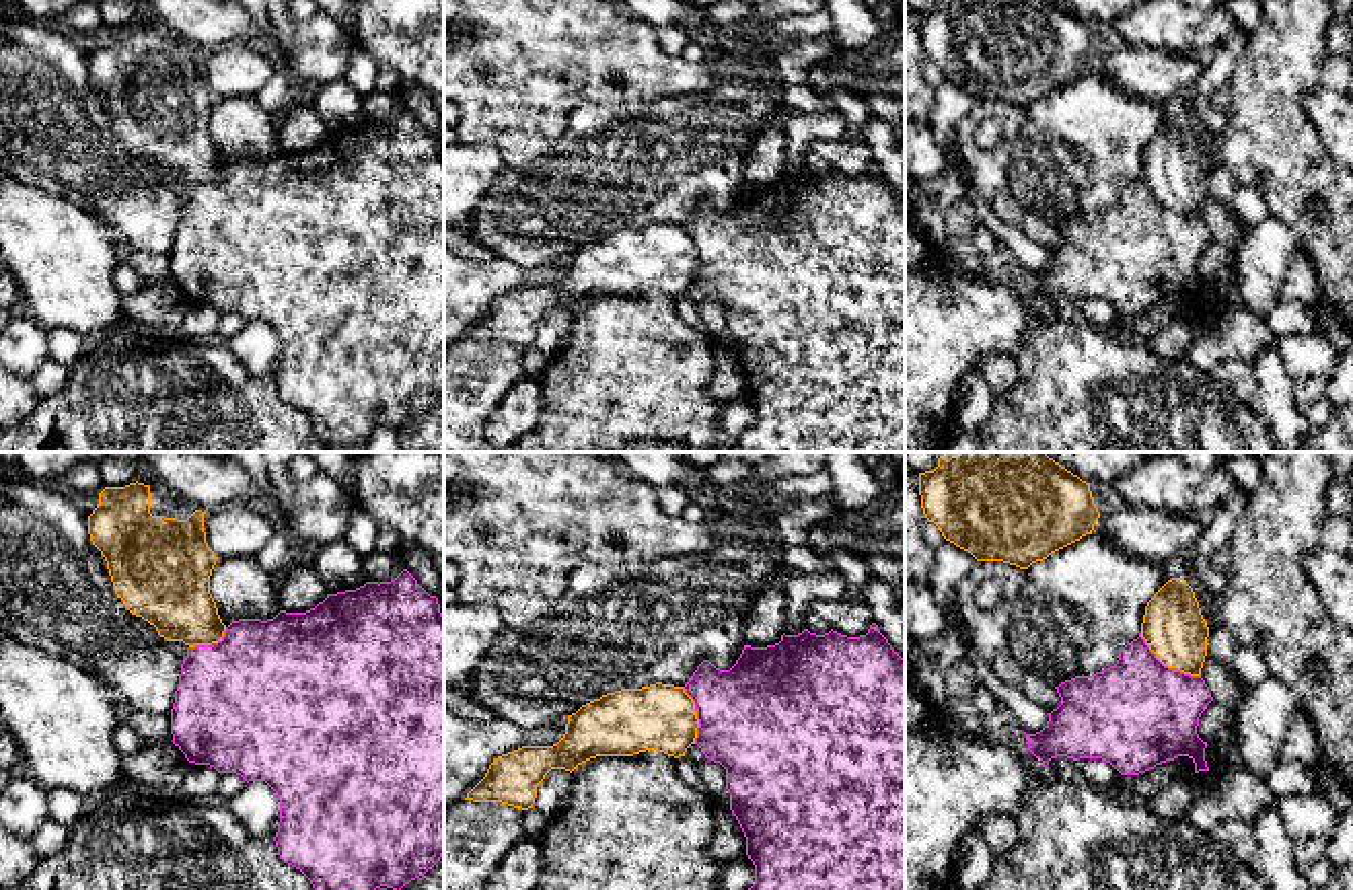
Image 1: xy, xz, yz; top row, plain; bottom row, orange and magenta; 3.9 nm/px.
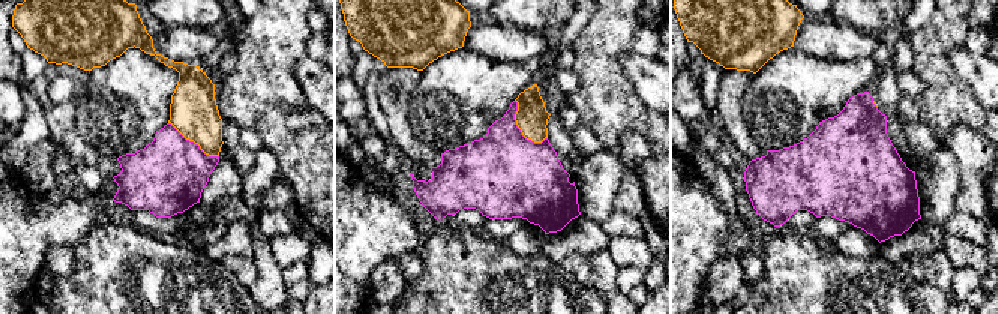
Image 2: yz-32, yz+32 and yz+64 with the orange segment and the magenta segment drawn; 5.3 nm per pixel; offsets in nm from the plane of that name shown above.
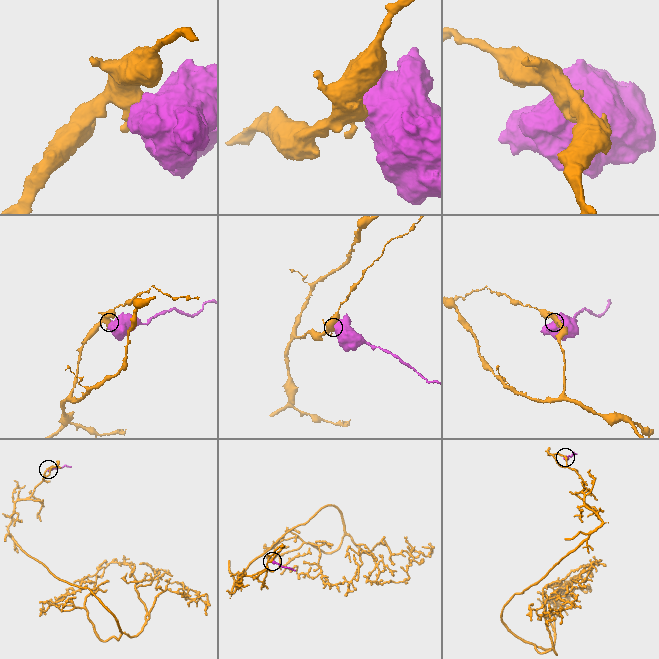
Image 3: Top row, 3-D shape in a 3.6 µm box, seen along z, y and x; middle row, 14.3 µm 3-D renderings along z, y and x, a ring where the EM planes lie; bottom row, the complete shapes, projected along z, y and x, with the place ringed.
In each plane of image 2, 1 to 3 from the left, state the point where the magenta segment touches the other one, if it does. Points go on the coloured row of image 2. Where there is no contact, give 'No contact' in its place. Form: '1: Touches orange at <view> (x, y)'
1: Touches orange at yz-32 (194, 141)
2: Touches orange at yz+32 (518, 126)
3: Touches orange at yz+64 (874, 102)

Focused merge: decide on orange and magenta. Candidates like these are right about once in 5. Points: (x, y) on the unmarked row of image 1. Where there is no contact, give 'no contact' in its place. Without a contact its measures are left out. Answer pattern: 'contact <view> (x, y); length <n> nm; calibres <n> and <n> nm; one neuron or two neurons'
contact yz (1166, 204); length 300 nm; calibres 240 and 420 nm; two neurons

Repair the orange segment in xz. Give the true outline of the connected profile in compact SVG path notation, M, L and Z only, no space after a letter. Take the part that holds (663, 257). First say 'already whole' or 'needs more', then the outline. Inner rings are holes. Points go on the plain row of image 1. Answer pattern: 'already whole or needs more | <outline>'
already whole | M656 222L607 232L568 255L557 284L522 286L493 298L465 339L528 349L551 308L572 312L596 296L633 296L646 290L679 298L695 284L697 267L695 243L683 226Z

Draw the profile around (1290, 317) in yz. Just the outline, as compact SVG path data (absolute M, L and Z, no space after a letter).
M1281 298L1265 317L1265 323L1275 337L1322 333L1320 310L1306 306L1295 298Z

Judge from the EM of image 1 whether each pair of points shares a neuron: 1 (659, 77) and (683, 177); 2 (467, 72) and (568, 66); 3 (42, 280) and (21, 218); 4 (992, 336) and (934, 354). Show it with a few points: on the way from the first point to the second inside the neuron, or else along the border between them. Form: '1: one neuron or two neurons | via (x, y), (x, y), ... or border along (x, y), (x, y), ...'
1: two neurons | border along (710, 87), (698, 93), (615, 103)
2: one neuron | via (492, 64), (543, 64)
3: one neuron | via (42, 266), (42, 239), (35, 233)
4: one neuron | via (977, 336), (953, 336), (948, 340)

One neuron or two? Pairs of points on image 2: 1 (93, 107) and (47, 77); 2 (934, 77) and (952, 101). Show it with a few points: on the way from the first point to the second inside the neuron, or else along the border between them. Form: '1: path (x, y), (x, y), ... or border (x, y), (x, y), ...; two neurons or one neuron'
1: border (89, 71), (89, 83), (75, 116), (77, 132); two neurons
2: path (940, 83), (947, 95); one neuron

